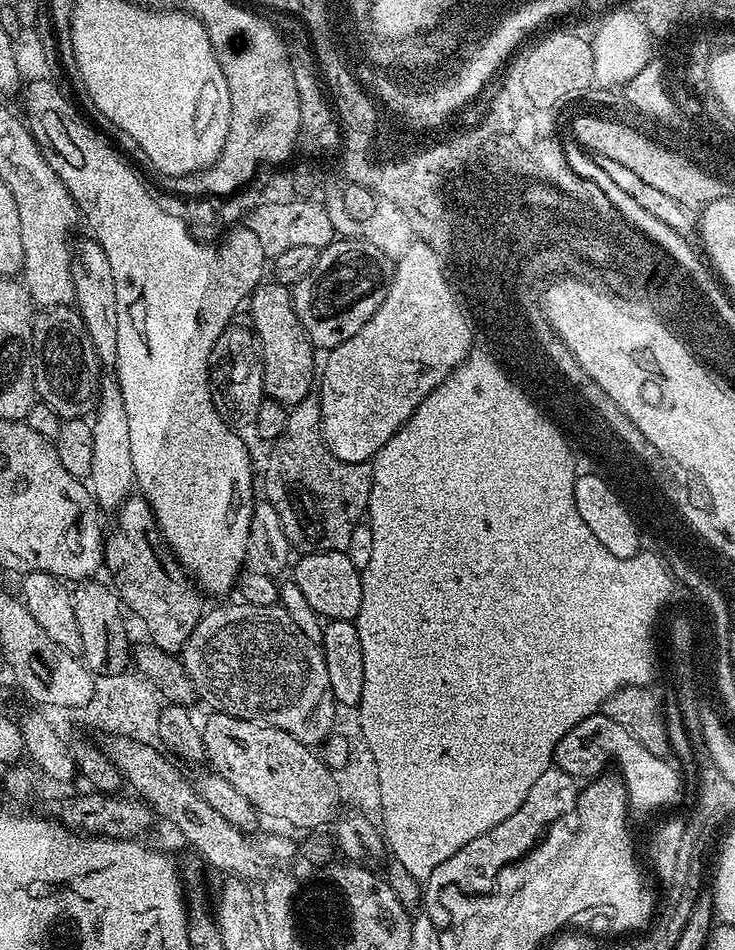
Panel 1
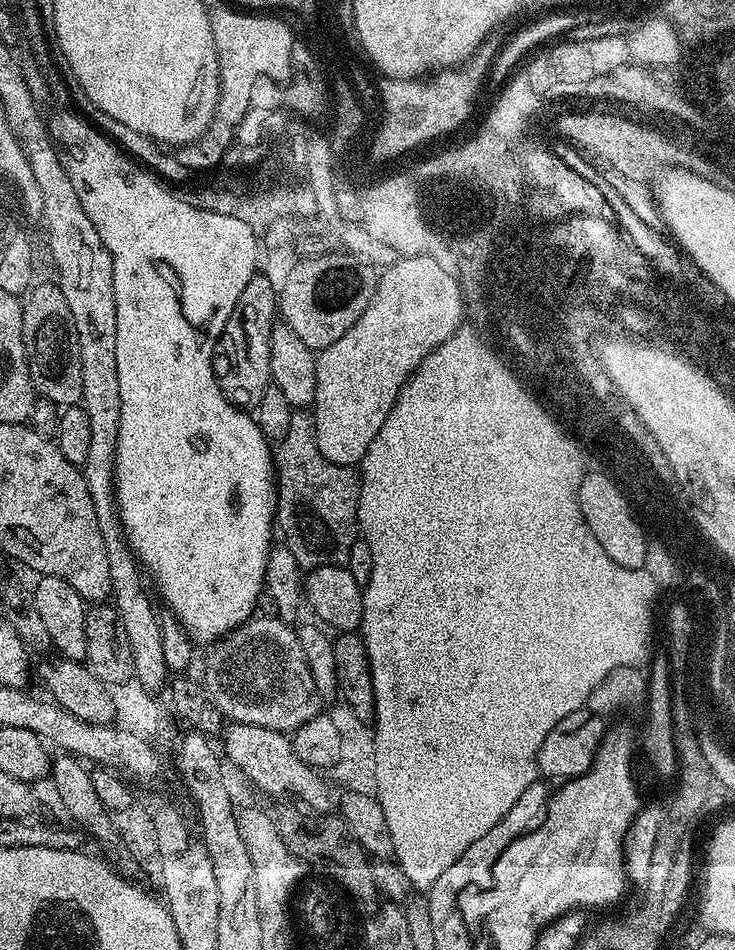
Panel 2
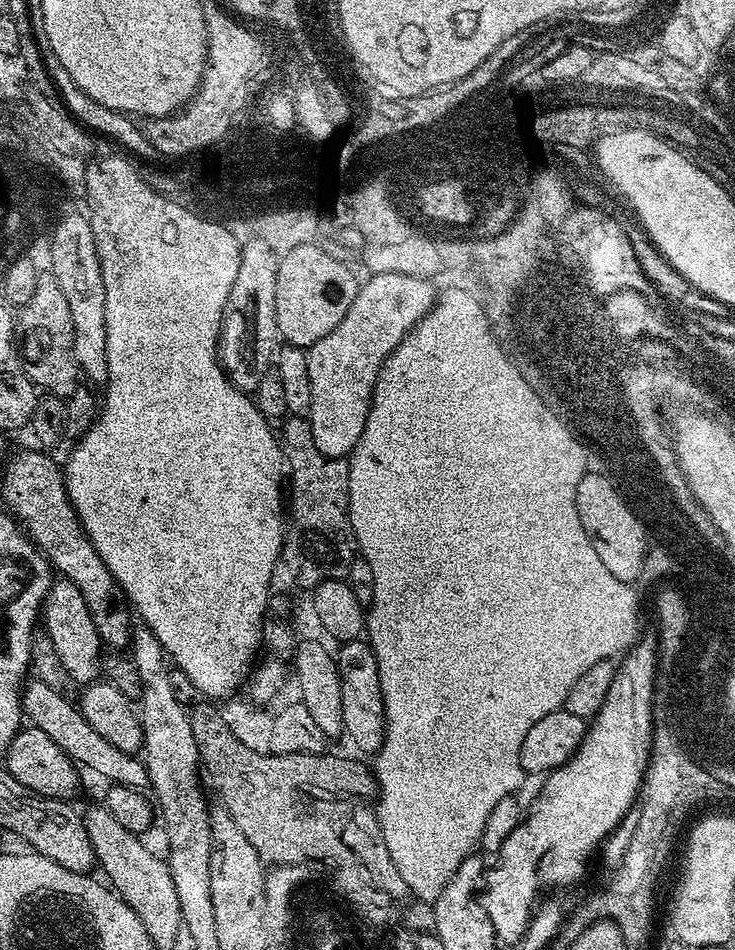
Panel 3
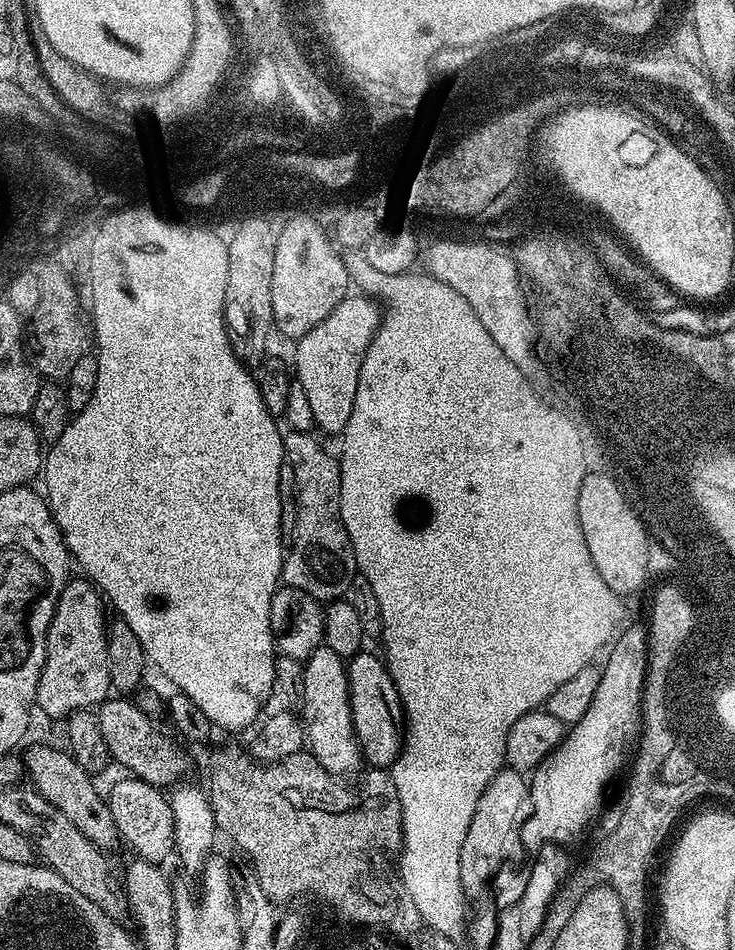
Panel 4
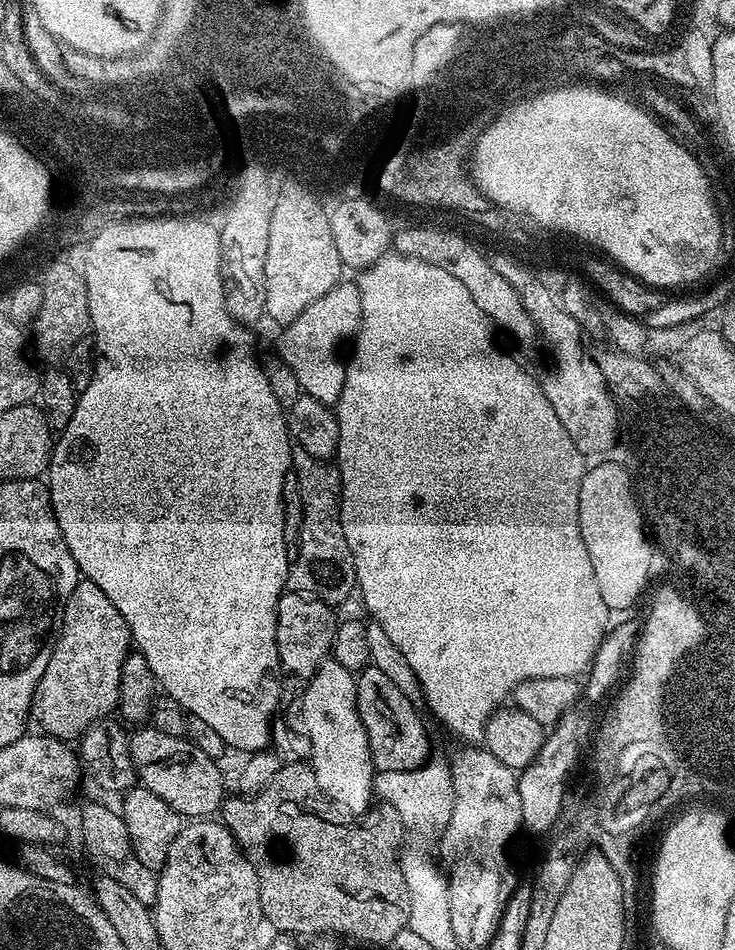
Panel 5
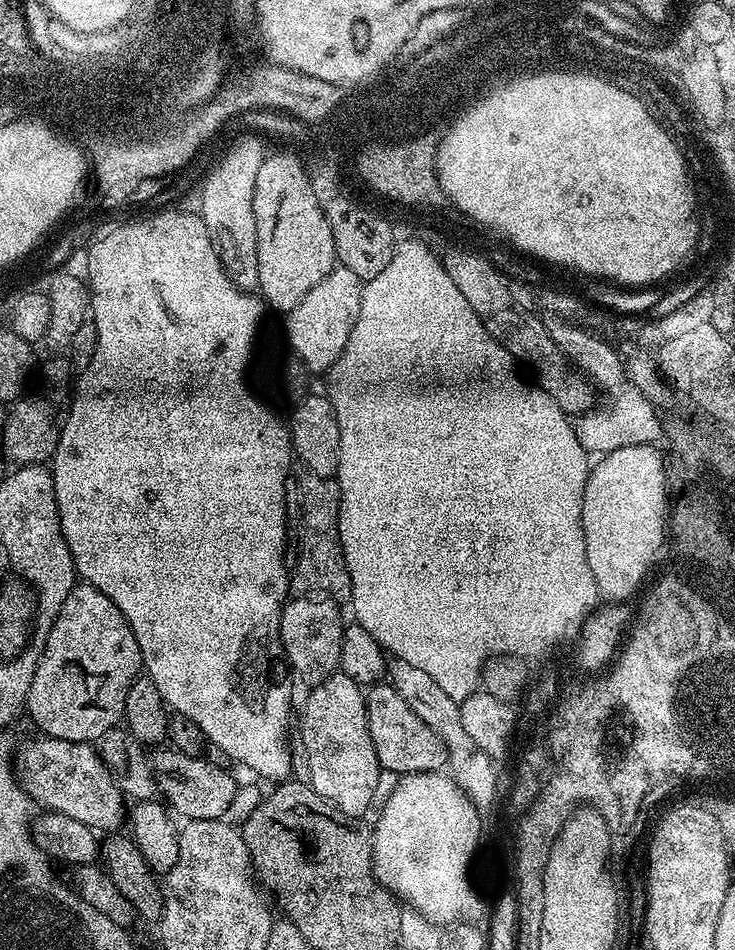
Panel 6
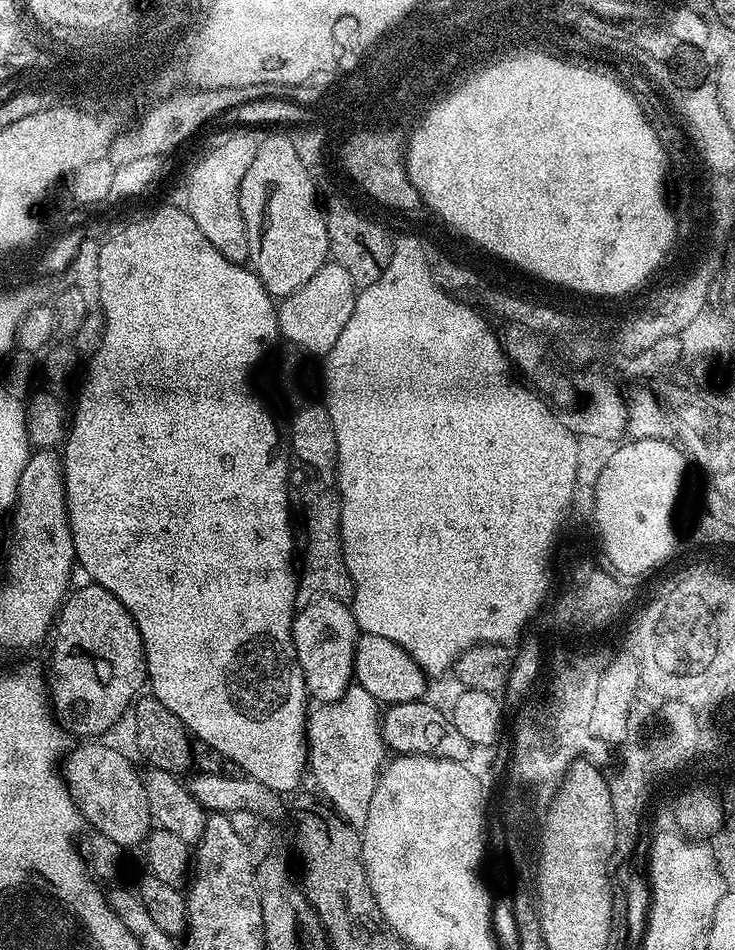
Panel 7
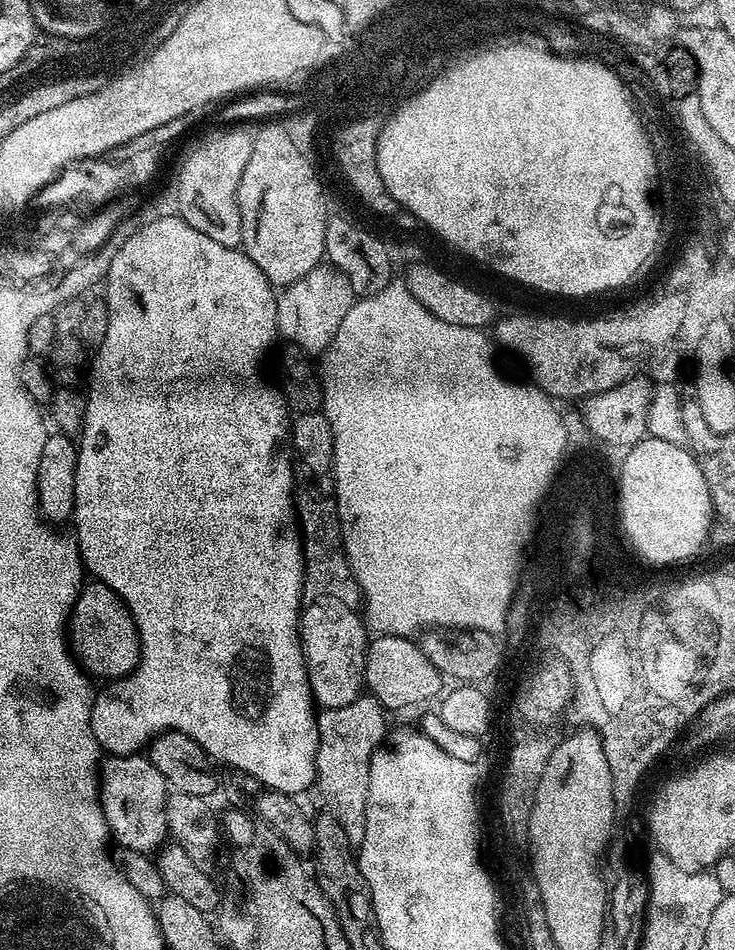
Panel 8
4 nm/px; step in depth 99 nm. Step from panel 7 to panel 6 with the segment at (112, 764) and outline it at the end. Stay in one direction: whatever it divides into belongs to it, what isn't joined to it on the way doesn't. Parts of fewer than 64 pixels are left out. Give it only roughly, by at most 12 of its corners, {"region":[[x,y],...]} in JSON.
{"region":[[39,738],[18,756],[41,809],[100,834],[126,797],[92,744]]}

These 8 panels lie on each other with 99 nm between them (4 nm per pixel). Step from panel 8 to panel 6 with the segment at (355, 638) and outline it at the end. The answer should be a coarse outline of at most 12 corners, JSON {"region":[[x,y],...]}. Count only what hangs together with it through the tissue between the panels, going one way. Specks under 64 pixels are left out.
{"region":[[289,599],[280,640],[313,688],[339,669],[337,601]]}

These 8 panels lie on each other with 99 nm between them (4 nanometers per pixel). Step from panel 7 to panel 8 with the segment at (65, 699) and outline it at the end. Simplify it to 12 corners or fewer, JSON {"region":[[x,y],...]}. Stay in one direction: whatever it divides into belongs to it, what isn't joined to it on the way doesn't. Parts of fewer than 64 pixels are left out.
{"region":[[85,583],[70,644],[89,677],[129,676],[140,635],[118,593]]}

